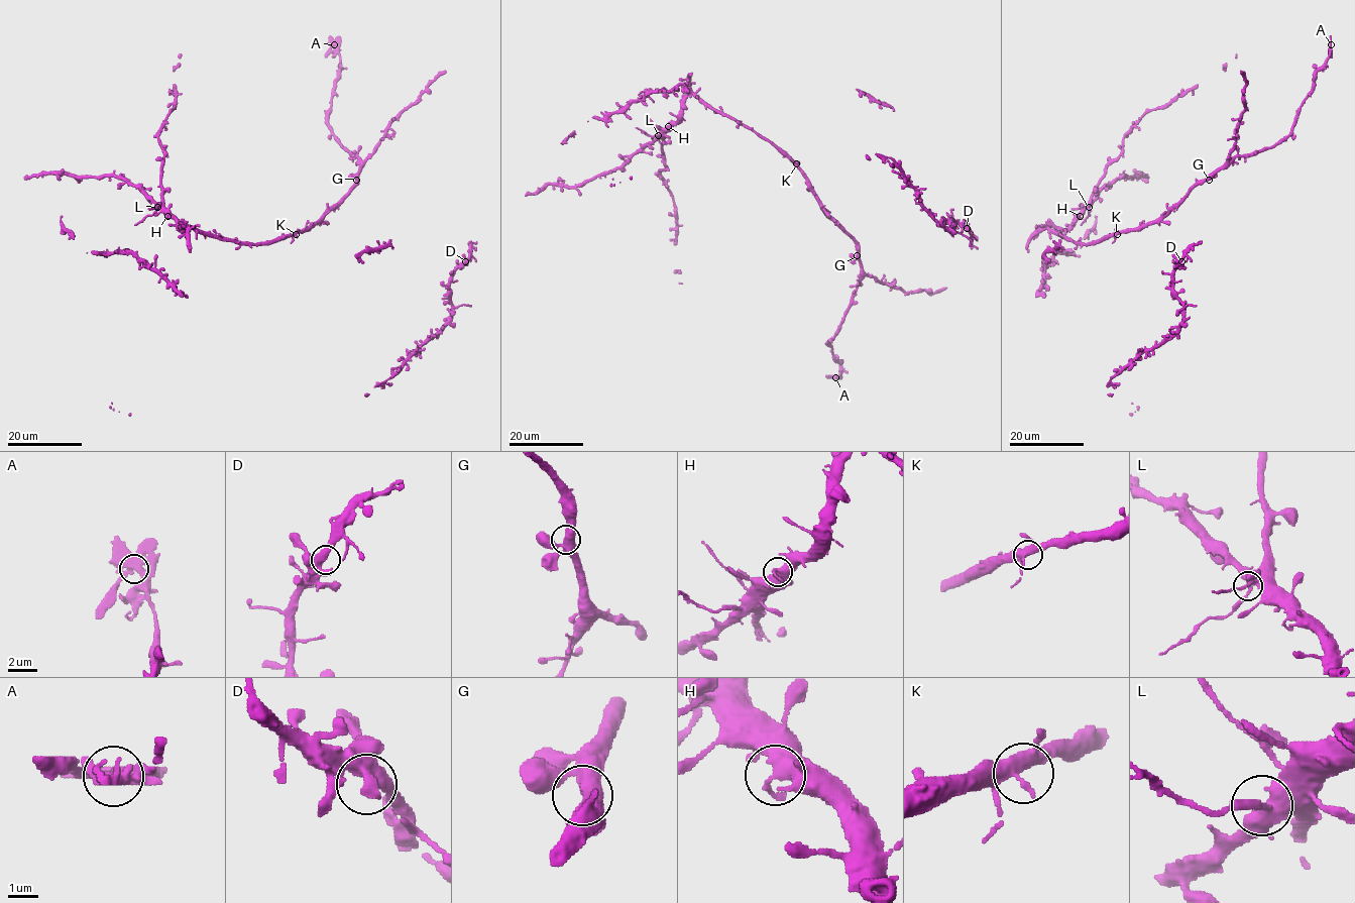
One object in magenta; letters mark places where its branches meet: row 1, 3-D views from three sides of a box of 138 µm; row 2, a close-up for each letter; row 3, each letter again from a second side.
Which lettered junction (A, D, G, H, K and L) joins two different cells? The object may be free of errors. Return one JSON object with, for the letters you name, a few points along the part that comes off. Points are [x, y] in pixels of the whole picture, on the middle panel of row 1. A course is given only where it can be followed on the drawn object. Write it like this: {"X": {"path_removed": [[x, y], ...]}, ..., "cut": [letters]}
{"cut": ["A"]}

